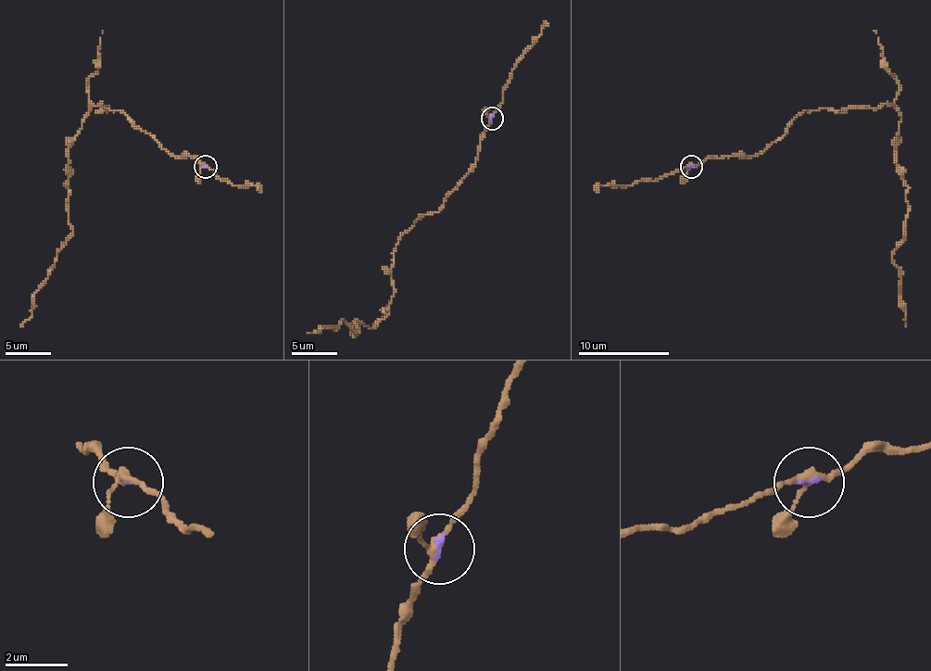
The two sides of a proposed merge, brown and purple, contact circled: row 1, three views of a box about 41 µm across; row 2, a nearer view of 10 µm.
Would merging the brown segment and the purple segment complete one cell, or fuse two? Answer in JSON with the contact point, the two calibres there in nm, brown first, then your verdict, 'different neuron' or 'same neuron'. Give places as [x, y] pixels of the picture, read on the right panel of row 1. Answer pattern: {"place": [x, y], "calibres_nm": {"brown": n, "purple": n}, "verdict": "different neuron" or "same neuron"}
{"place": [691, 167], "calibres_nm": {"brown": 220, "purple": 100}, "verdict": "same neuron"}

